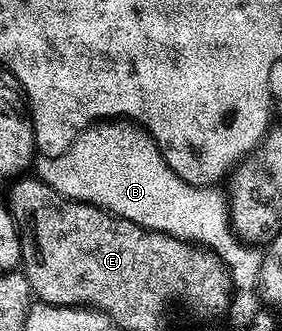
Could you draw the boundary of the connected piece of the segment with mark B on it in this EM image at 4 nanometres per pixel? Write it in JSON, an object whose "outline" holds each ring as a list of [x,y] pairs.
{"outline":[[[103,119],[89,125],[71,143],[68,151],[64,151],[64,155],[42,157],[37,162],[37,169],[37,180],[68,199],[82,201],[85,205],[95,205],[97,209],[105,209],[116,217],[128,219],[140,227],[154,230],[155,233],[167,233],[213,249],[230,270],[235,290],[253,290],[257,286],[262,266],[262,253],[257,248],[239,241],[234,230],[230,228],[230,212],[223,190],[218,187],[193,185],[180,179],[180,175],[176,175],[176,171],[168,167],[164,155],[158,150],[158,144],[141,125],[129,119]]]}

